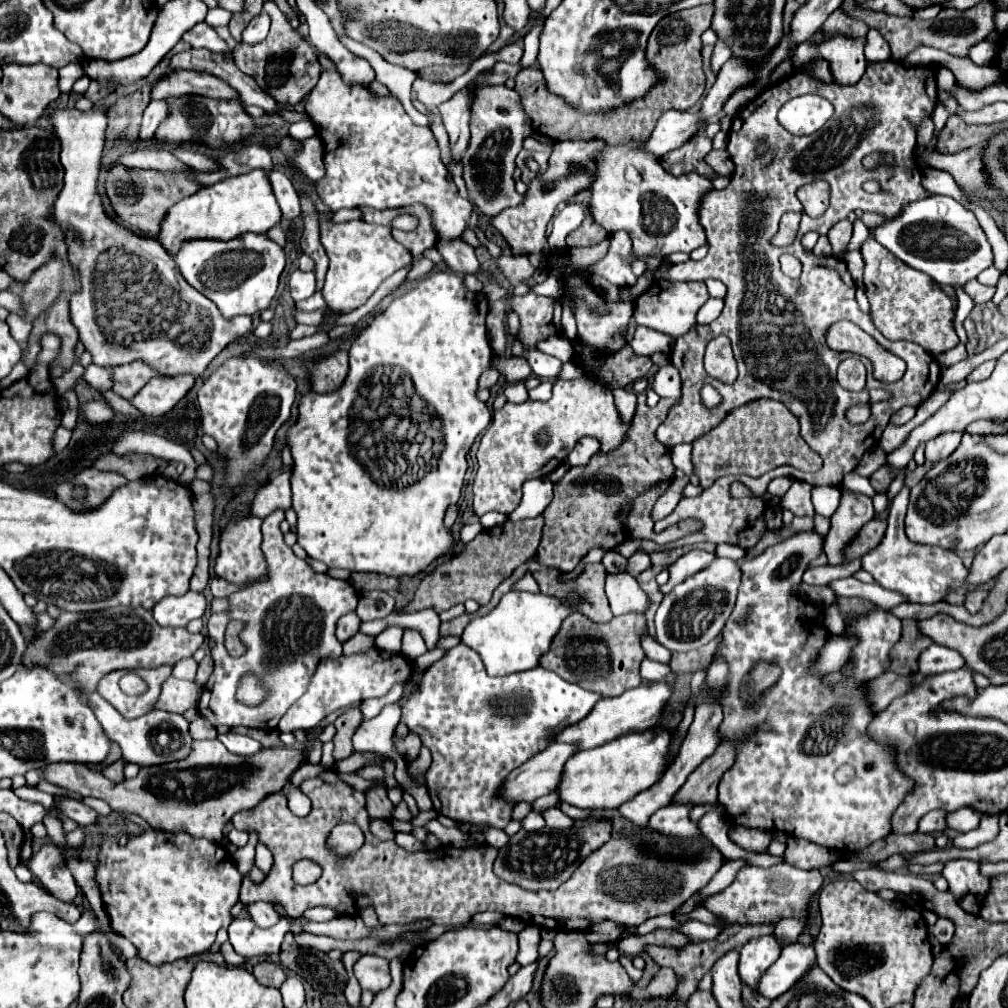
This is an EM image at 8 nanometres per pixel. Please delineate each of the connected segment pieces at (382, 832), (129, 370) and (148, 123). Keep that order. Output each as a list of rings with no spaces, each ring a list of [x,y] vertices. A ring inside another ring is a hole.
[[[371,819],[370,821],[370,831],[375,837],[381,841],[388,841],[394,839],[394,831],[392,827],[386,823],[386,821]]]
[[[130,363],[114,369],[114,391],[122,395],[124,399],[132,399],[146,383],[148,379],[156,377],[154,369],[148,369],[148,365],[142,363]]]
[[[150,101],[148,107],[144,109],[142,125],[140,125],[140,129],[138,129],[136,141],[146,141],[146,139],[150,139],[150,137],[154,135],[156,127],[158,127],[158,123],[166,117],[166,113],[168,113],[168,111],[166,111],[164,101]]]

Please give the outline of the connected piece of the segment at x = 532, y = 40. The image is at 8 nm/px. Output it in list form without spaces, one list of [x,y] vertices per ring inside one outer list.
[[[540,19],[538,24],[533,26],[529,33],[526,33],[526,37],[524,37],[524,55],[522,55],[520,63],[518,63],[520,67],[532,65],[534,59],[538,57],[538,39],[540,39],[544,22],[544,19]]]

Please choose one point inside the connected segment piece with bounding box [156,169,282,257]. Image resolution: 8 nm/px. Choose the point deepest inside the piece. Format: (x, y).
(245, 204)

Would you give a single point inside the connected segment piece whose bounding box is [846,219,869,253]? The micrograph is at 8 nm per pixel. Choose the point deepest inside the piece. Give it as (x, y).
(860, 232)

